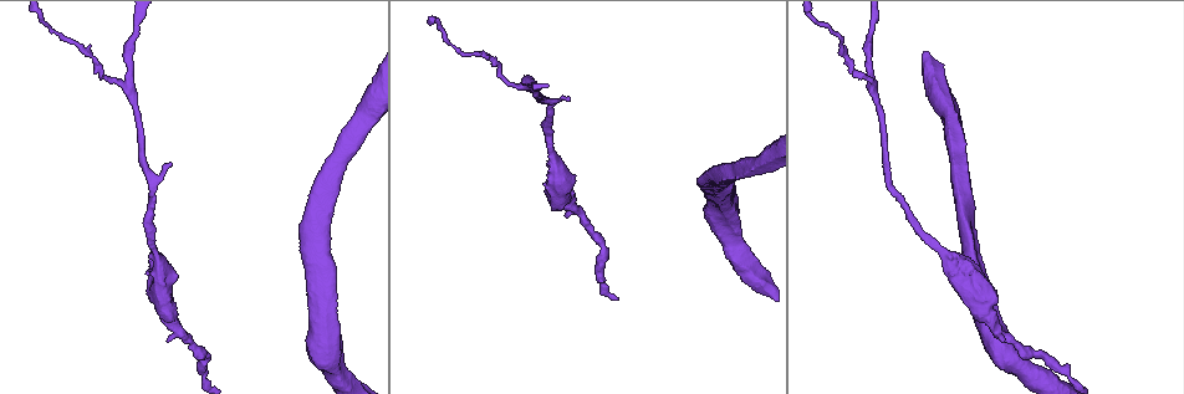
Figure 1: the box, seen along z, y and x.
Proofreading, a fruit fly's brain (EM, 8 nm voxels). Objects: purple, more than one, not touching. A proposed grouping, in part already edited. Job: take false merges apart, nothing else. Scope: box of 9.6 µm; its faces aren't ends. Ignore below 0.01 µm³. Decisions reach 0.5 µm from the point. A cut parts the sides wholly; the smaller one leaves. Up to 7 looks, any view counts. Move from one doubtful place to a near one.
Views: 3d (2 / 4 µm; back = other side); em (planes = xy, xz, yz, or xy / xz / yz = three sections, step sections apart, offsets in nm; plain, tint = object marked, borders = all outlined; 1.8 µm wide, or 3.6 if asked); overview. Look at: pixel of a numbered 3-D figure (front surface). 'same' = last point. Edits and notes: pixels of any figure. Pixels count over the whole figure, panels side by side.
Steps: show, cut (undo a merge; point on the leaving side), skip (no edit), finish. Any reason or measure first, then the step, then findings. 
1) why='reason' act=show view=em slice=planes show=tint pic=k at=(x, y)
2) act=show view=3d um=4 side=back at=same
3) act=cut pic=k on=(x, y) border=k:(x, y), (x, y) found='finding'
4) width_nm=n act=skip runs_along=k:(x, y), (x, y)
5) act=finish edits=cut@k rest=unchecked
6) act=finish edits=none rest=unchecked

why='thick turns thin' act=show view=em um=3.6 slice=xy step=4 show=tint pic=1 at=(958, 263)

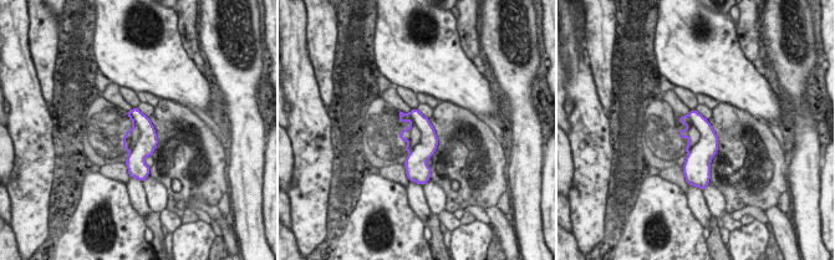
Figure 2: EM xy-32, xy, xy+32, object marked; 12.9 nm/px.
why='another direction' act=show view=em um=3.6 slice=planes show=tint at=same

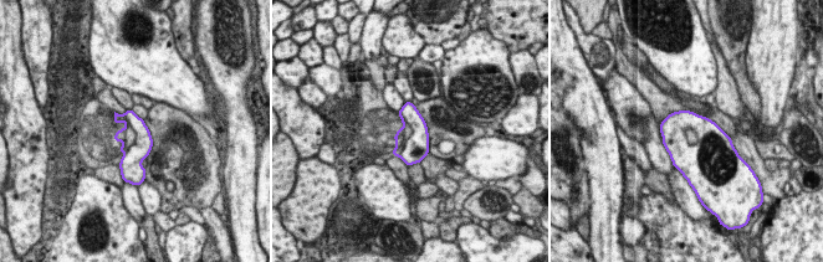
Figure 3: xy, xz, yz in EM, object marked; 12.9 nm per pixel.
act=skip found='one neuron here'

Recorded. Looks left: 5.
why='thick turns thin' act=show view=3d um=2 pic=1 at=(572, 206)

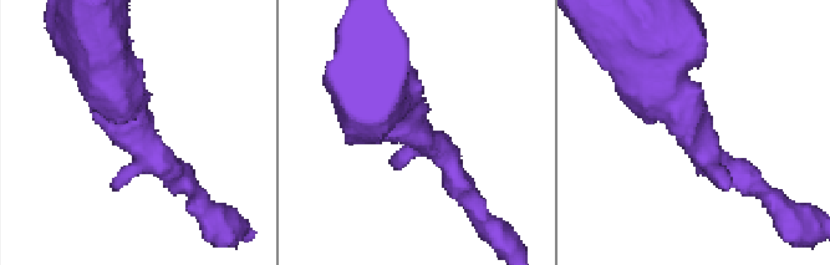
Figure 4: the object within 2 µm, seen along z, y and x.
why='shape alone is not enough' act=show view=em slice=xz step=4 show=tint pic=4 at=(417, 137)

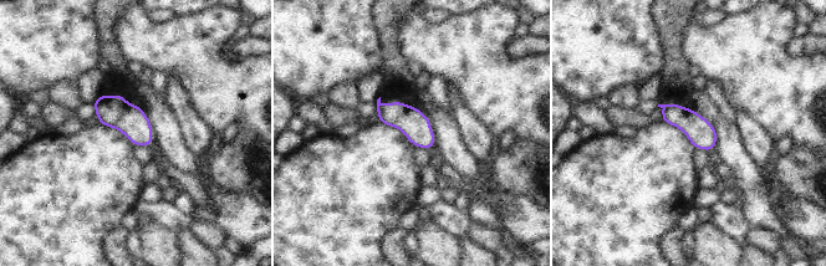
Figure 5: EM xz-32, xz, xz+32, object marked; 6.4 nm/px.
act=show view=em slice=planes show=borders at=same

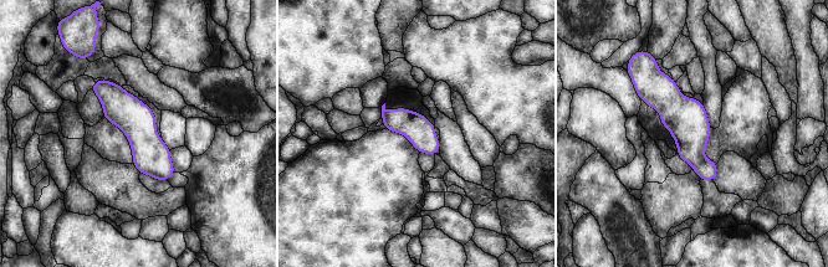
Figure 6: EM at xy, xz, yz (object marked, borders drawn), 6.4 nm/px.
arm_widths_nm=180,500 act=skip found='continuous, no second neuron'

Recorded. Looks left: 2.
why='three-way junction' act=show view=3d um=4 pic=1 at=(871, 90)

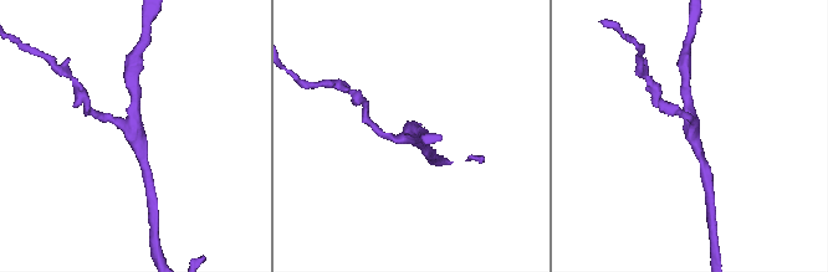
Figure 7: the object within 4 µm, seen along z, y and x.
act=show view=em slice=planes show=tint pic=7 at=(411, 138)

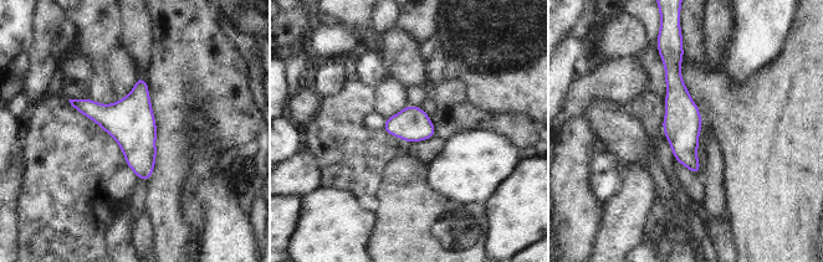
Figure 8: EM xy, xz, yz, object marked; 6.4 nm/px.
width_nm=220 act=skip runs_along=8:(674, 56), (684, 152), (696, 170) found='one neuron here'

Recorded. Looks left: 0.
act=finish edits=none rest=unchecked

